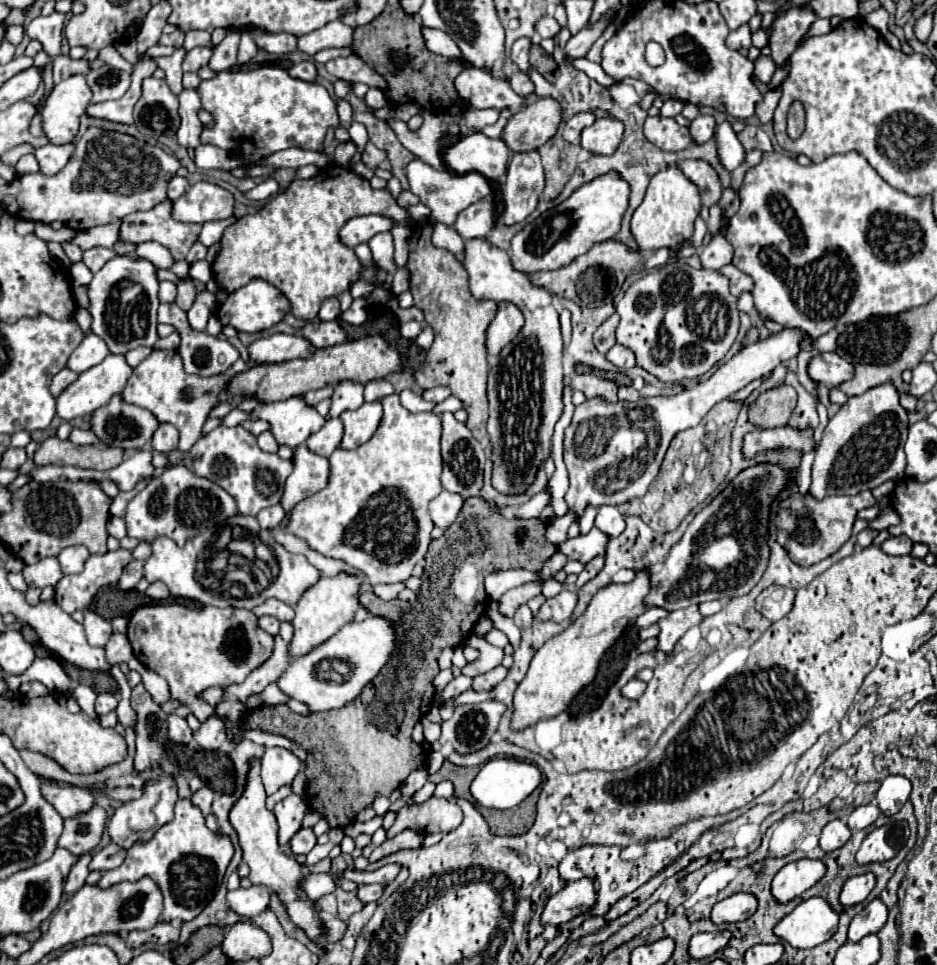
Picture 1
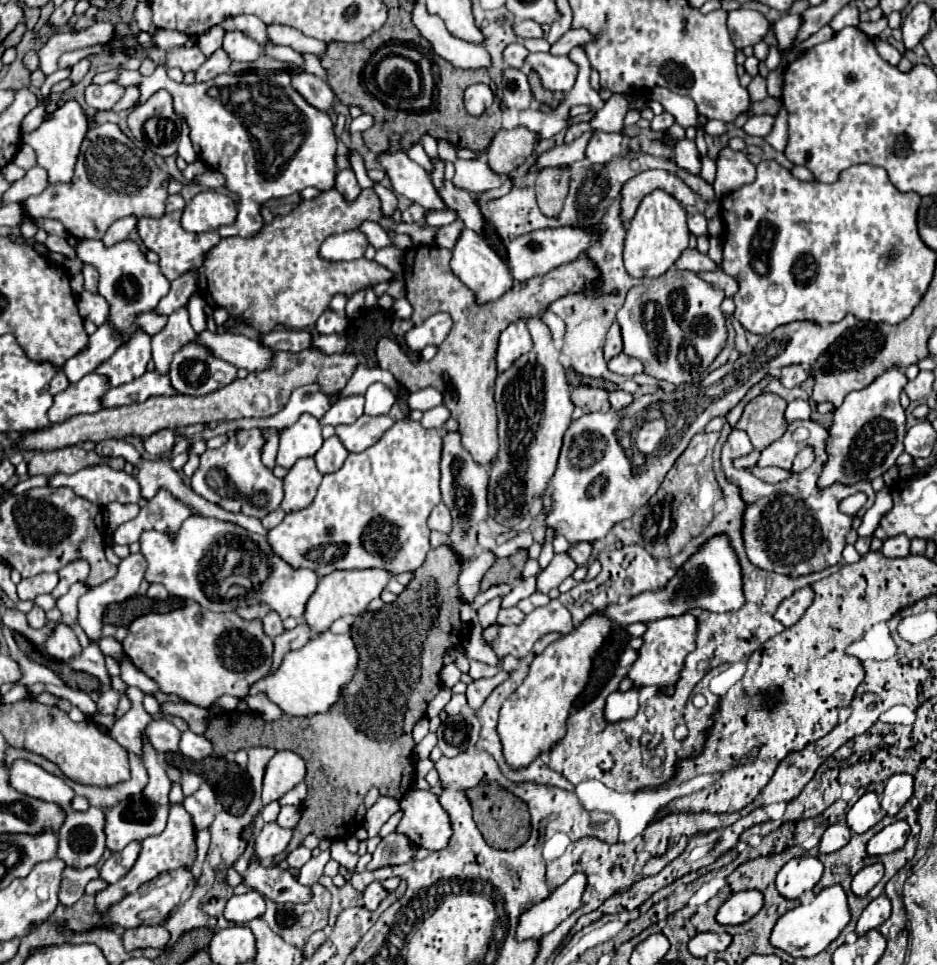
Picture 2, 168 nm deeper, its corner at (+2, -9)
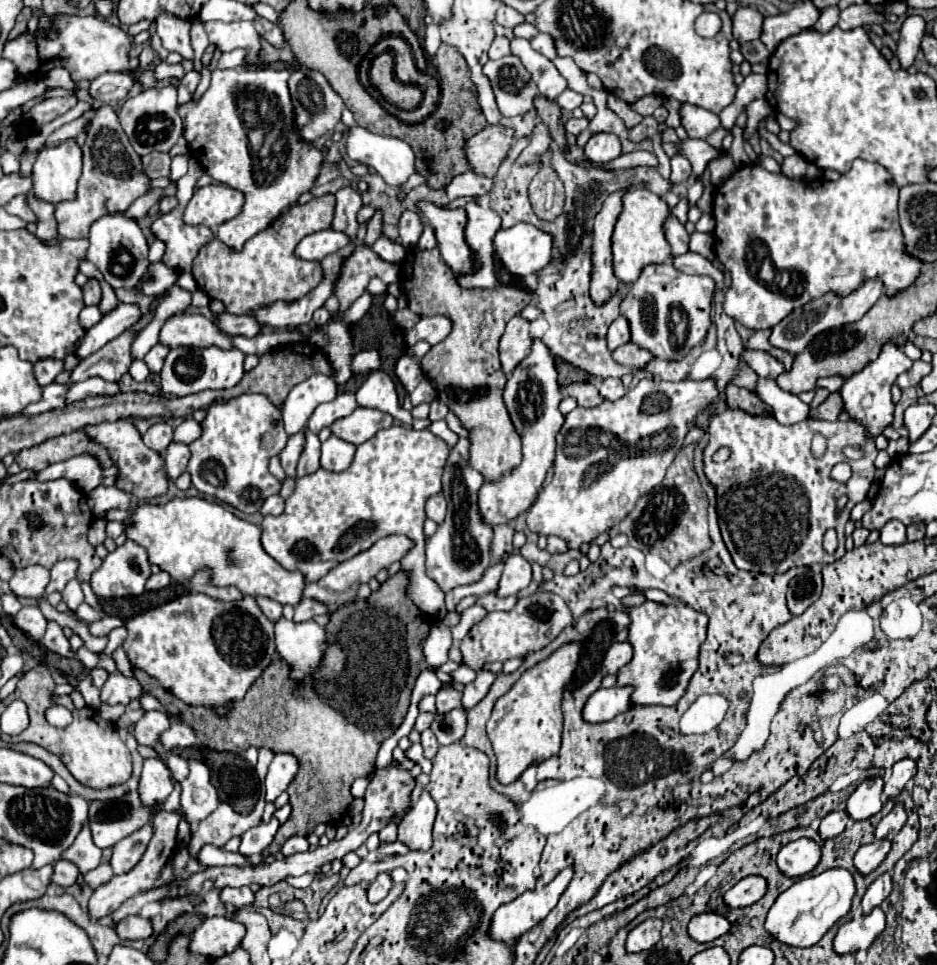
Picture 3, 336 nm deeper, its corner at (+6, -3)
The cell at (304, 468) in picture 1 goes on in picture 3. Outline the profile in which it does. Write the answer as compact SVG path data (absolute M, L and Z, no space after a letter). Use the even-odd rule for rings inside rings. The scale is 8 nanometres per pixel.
M304 429L304 433L306 433L306 445L296 467L298 479L304 475L312 475L316 469L320 469L320 439L308 429Z

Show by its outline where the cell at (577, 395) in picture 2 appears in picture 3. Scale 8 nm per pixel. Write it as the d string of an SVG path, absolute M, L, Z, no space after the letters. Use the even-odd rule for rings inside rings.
M572 383L572 385L566 385L564 393L574 397L580 407L596 407L596 405L600 405L604 401L602 395L598 393L596 385L592 385L592 383Z

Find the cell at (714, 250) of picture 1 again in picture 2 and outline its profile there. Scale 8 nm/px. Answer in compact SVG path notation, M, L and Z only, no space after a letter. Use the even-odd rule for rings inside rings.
M684 249L684 253L678 257L676 261L678 269L686 269L692 273L700 273L700 271L714 271L716 265L708 255L702 255L698 249Z

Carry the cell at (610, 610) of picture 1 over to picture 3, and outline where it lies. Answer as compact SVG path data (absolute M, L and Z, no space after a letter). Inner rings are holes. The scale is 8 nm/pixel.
M582 641L564 643L548 659L526 669L522 677L512 685L512 689L496 701L492 717L488 721L488 737L498 759L496 777L500 783L508 785L516 781L528 765L540 763L558 753L564 721L560 707L562 693L578 665L580 647Z

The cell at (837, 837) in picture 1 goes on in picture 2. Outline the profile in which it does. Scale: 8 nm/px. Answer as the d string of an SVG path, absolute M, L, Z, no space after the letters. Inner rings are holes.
M836 823L836 825L830 825L824 835L822 835L822 841L820 841L820 853L834 853L838 849L842 849L852 837L852 831L846 823Z

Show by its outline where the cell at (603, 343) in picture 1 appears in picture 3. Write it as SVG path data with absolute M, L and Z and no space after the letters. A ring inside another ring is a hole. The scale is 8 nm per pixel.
M622 315L612 321L612 325L608 329L608 335L606 335L606 341L608 341L610 351L614 351L616 347L630 341L630 327L628 327L628 321Z

